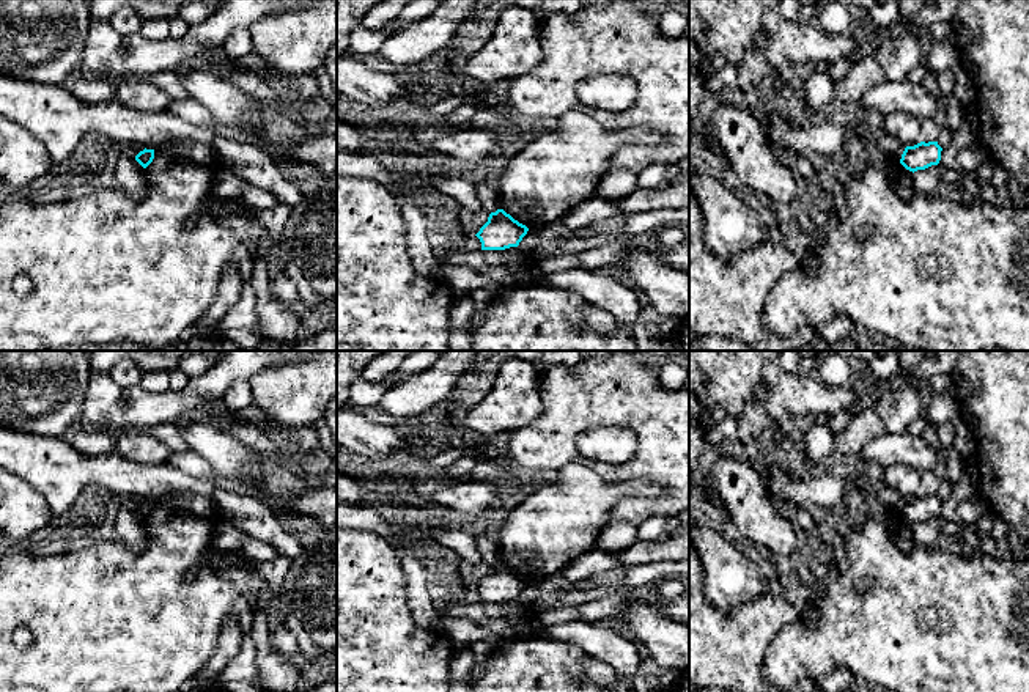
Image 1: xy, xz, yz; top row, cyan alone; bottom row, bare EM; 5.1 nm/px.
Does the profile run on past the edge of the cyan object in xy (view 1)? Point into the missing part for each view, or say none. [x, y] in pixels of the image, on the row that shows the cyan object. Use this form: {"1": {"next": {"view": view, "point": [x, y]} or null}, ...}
{"1": {"next": null}}

